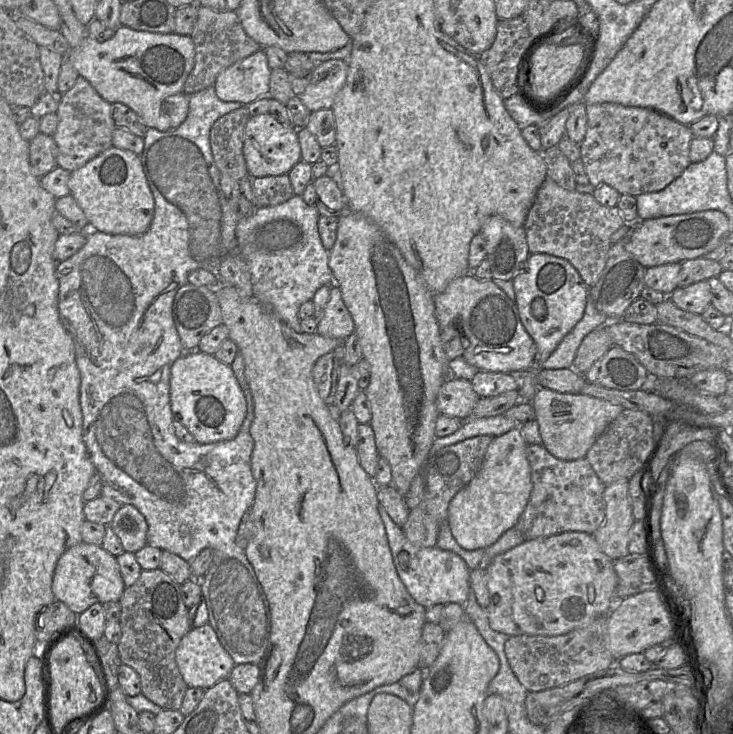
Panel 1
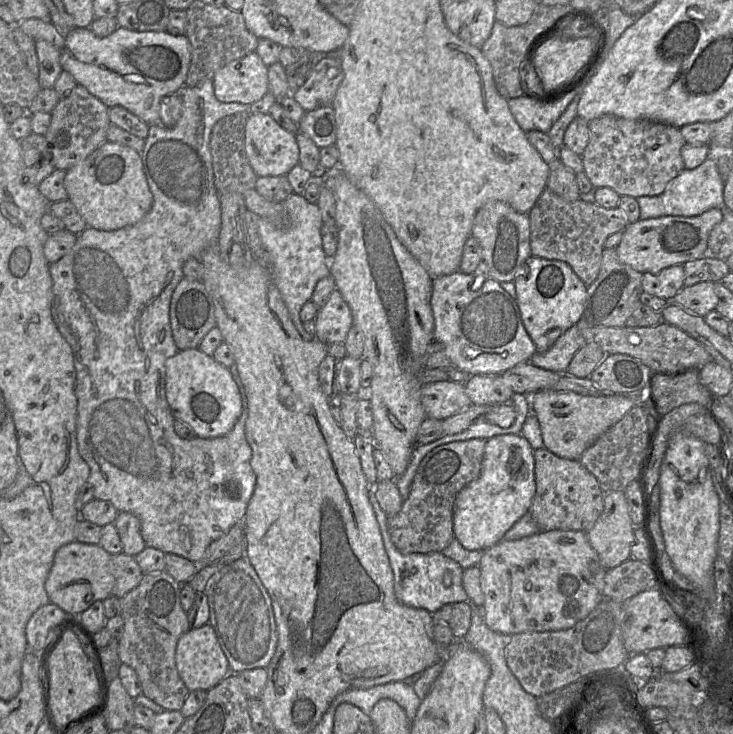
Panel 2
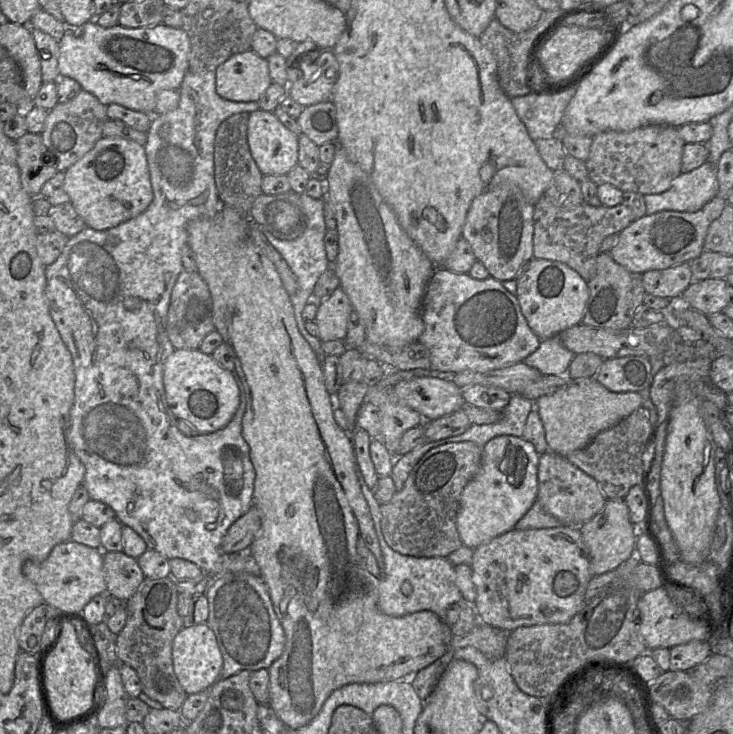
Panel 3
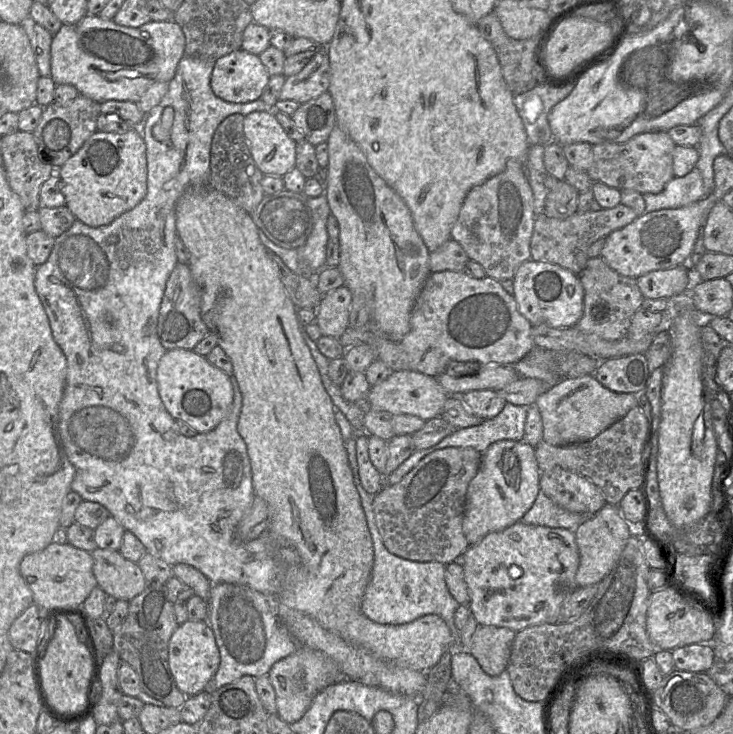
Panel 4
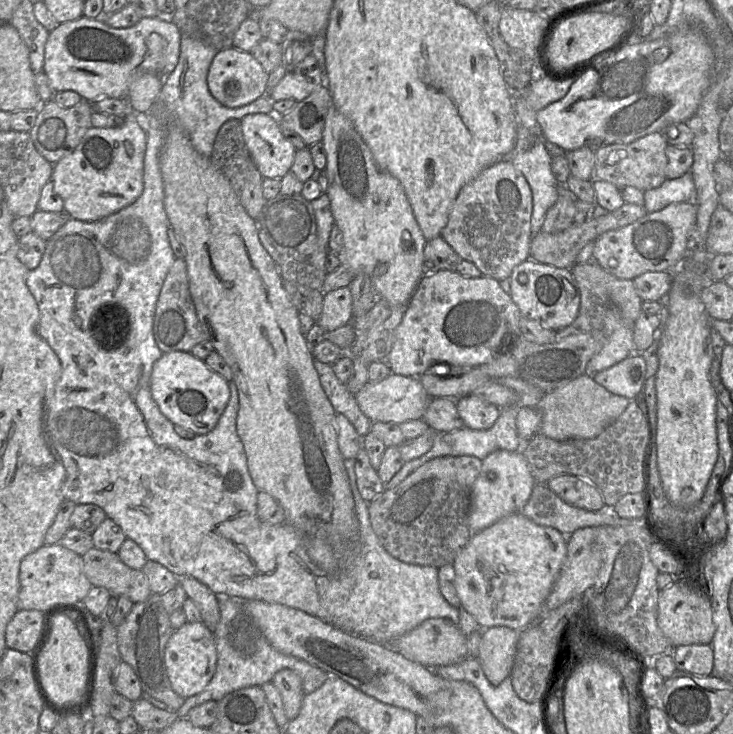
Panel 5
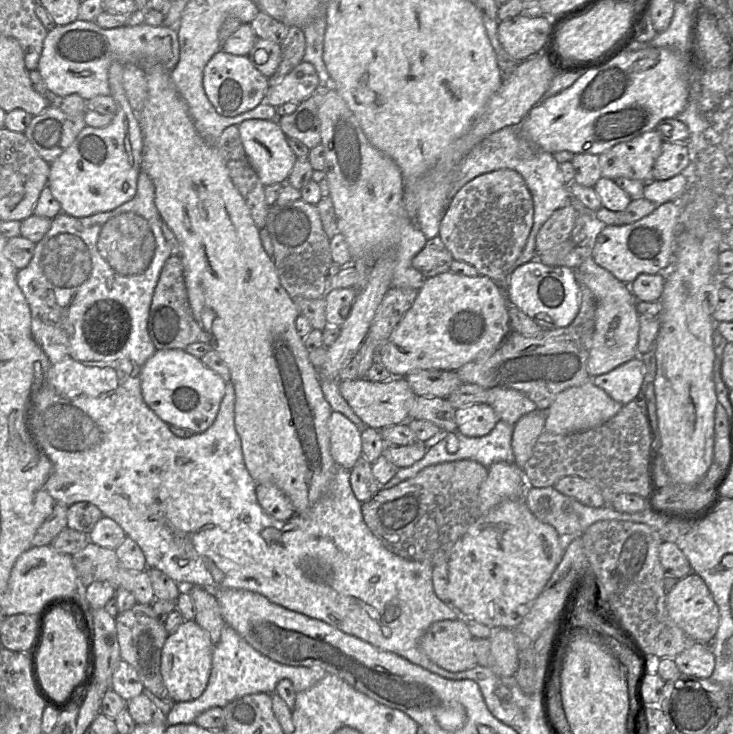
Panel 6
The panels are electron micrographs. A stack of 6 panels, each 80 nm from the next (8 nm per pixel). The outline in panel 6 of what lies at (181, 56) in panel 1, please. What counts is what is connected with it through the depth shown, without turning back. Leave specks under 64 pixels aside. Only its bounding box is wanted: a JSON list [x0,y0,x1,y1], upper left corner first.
[37,21,179,101]

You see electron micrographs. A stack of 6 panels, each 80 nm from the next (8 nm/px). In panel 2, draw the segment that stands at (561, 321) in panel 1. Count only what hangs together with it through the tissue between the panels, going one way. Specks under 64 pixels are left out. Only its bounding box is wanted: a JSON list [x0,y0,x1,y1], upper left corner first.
[514,256,587,352]

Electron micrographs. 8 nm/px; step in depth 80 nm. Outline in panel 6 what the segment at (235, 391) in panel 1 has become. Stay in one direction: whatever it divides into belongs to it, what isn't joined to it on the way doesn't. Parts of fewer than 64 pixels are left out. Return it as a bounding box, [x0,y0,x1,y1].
[140,349,226,433]

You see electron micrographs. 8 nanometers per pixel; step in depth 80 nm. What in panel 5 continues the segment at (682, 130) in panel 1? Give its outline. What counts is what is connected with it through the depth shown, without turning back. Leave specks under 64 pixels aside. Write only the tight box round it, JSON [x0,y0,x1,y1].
[594,132,667,191]

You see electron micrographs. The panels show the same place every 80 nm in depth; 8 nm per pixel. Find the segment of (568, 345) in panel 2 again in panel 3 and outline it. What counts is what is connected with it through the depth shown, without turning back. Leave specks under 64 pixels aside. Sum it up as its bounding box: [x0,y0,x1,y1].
[523,335,574,376]

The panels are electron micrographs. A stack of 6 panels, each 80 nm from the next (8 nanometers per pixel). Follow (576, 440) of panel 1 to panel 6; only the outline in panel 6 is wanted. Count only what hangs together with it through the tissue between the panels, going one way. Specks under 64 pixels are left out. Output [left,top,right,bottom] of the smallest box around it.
[544,380,622,435]

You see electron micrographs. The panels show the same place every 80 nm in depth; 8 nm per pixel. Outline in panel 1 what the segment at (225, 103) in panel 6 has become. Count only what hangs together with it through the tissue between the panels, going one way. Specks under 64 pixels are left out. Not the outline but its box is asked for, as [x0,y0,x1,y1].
[214,48,271,105]

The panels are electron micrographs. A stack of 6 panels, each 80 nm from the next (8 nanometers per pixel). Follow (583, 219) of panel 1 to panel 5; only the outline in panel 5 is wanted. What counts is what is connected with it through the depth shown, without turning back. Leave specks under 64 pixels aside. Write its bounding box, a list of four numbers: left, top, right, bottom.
[530,203,647,269]

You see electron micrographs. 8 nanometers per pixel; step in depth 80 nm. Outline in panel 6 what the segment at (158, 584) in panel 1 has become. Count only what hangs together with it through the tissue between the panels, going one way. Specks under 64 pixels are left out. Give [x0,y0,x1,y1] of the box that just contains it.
[115,603,175,703]

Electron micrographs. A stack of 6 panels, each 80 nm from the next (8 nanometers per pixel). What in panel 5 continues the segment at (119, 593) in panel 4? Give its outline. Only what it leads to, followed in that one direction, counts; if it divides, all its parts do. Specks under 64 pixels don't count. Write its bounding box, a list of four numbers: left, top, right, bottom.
[82,547,152,604]

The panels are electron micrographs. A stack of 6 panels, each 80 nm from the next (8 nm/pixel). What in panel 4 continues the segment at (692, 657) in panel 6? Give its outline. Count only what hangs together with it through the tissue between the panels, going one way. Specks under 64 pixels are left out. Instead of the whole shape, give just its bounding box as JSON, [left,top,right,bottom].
[672,643,715,672]

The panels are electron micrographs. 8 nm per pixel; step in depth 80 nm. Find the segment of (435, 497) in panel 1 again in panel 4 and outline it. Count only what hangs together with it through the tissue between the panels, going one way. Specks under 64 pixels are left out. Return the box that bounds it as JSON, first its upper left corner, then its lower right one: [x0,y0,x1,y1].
[373,447,482,565]

